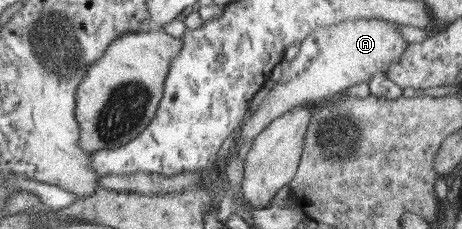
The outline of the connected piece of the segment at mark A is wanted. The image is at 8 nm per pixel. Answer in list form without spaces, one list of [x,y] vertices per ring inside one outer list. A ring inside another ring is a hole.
[[[357,17],[339,21],[335,25],[317,27],[313,36],[305,38],[289,66],[283,68],[271,95],[265,97],[259,109],[241,127],[235,143],[239,146],[247,142],[253,144],[259,133],[285,112],[304,104],[324,101],[360,82],[368,84],[375,72],[386,71],[388,66],[401,58],[408,46],[397,31],[397,25],[383,19]]]

